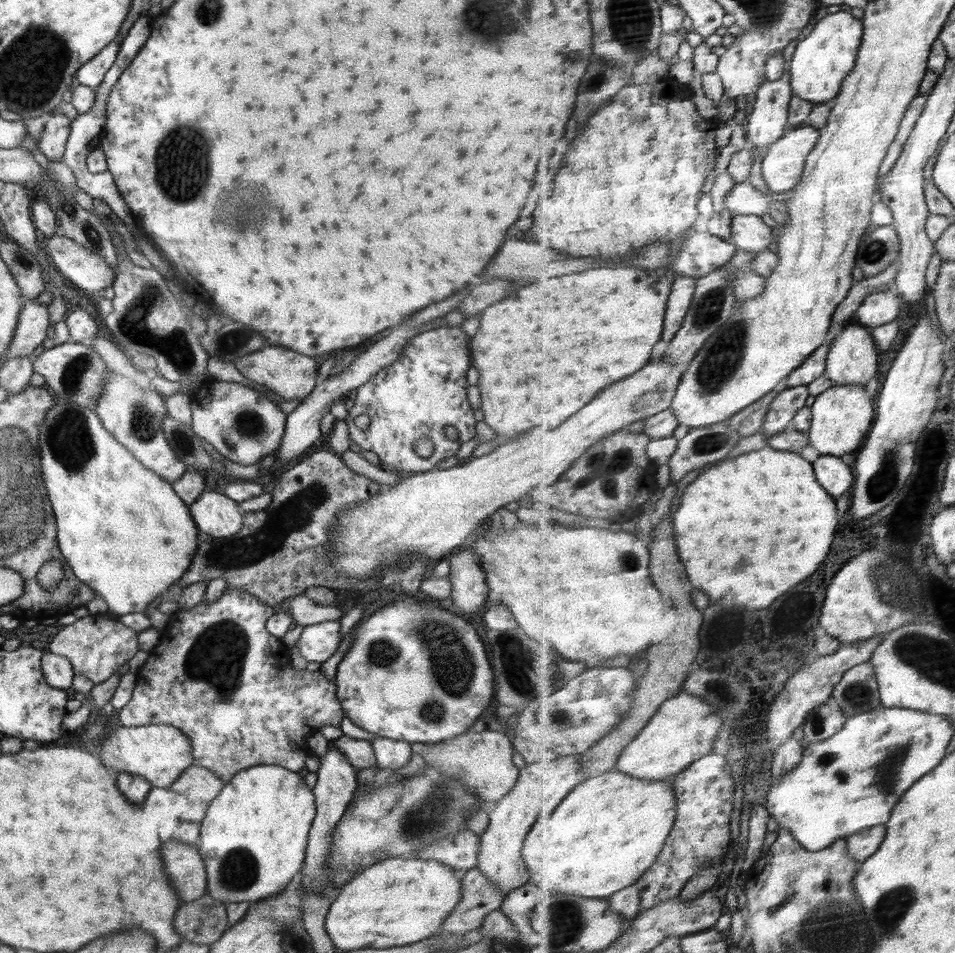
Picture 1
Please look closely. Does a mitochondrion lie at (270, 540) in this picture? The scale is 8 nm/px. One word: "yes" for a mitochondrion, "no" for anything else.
yes

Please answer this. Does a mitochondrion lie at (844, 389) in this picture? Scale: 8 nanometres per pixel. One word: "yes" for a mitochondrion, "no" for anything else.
no

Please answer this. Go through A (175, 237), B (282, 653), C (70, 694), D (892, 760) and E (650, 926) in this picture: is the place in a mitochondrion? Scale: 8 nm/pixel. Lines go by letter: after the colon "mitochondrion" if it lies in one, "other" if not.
A: other
B: other
C: other
D: mitochondrion
E: other

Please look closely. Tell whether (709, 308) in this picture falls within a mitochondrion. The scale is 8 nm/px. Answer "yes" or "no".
yes

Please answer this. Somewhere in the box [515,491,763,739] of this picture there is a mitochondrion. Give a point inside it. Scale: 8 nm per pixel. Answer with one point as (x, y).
(719, 687)

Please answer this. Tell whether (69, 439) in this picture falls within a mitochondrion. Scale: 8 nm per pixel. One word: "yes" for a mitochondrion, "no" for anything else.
yes

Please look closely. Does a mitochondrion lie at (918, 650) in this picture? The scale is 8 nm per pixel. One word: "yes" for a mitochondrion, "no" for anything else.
yes

